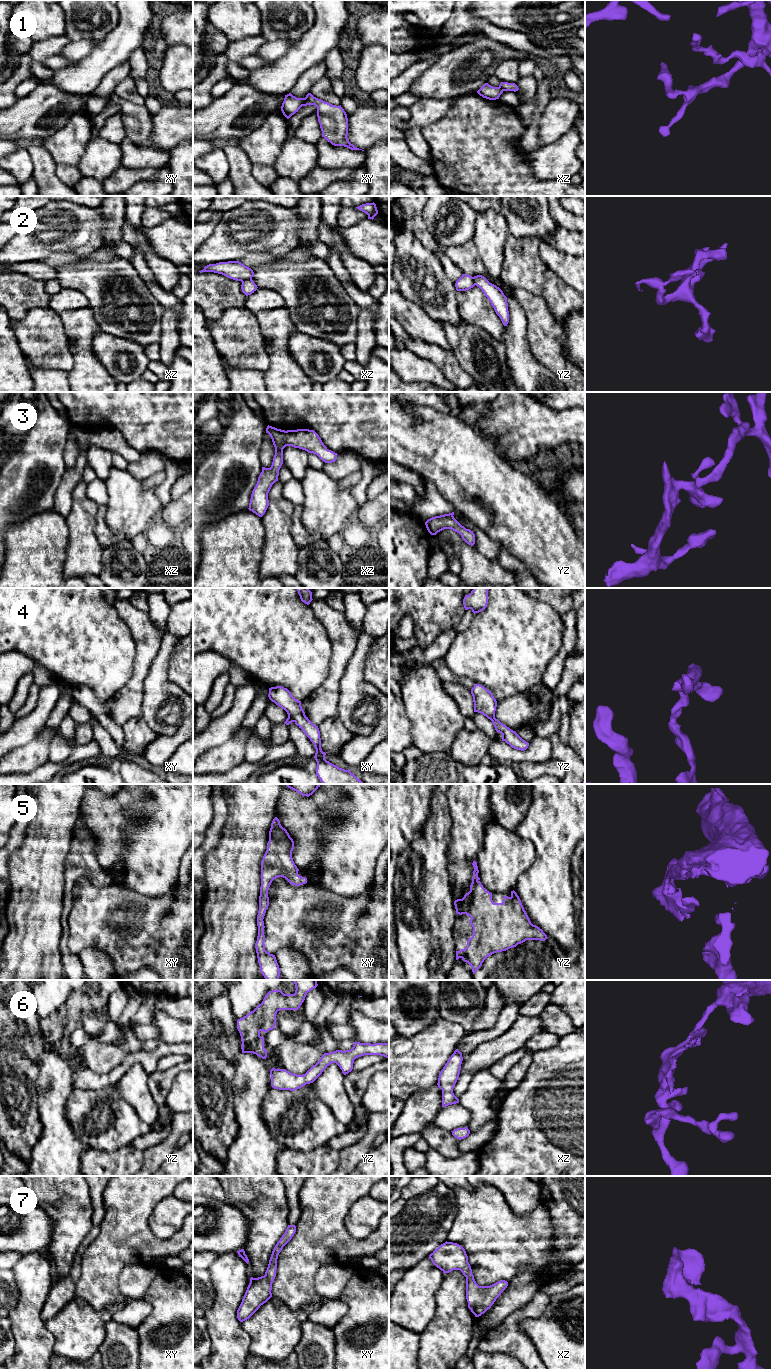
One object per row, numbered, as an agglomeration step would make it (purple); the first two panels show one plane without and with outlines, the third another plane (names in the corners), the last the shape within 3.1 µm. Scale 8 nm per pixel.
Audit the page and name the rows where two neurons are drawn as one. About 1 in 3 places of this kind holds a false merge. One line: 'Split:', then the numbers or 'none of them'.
Split: 1, 4

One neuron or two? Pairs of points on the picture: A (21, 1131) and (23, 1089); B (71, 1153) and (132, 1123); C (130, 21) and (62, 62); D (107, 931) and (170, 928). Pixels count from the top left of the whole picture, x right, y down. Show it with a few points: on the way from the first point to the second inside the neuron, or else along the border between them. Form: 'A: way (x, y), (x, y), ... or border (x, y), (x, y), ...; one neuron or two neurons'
A: way (21, 1121), (21, 1099); one neuron
B: border (72, 1127), (73, 1133), (88, 1148); two neurons
C: border (77, 62), (55, 71); two neurons
D: way (123, 932), (154, 932); one neuron

